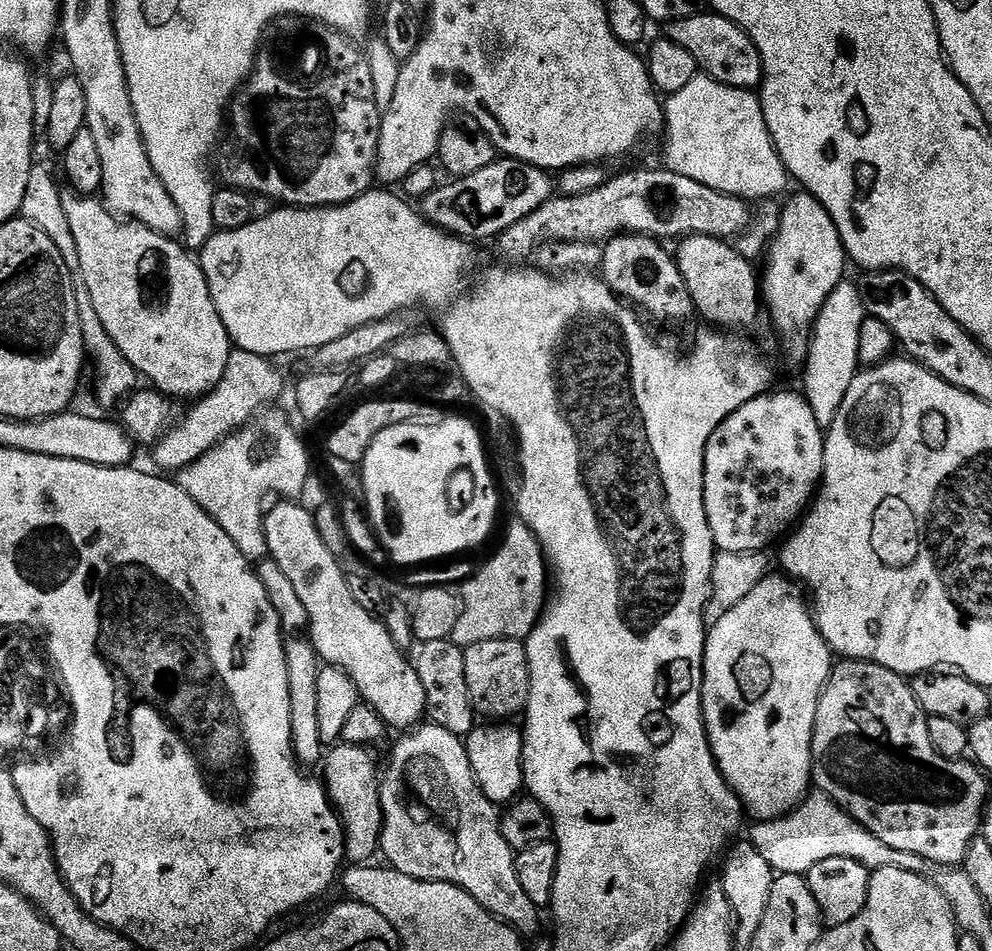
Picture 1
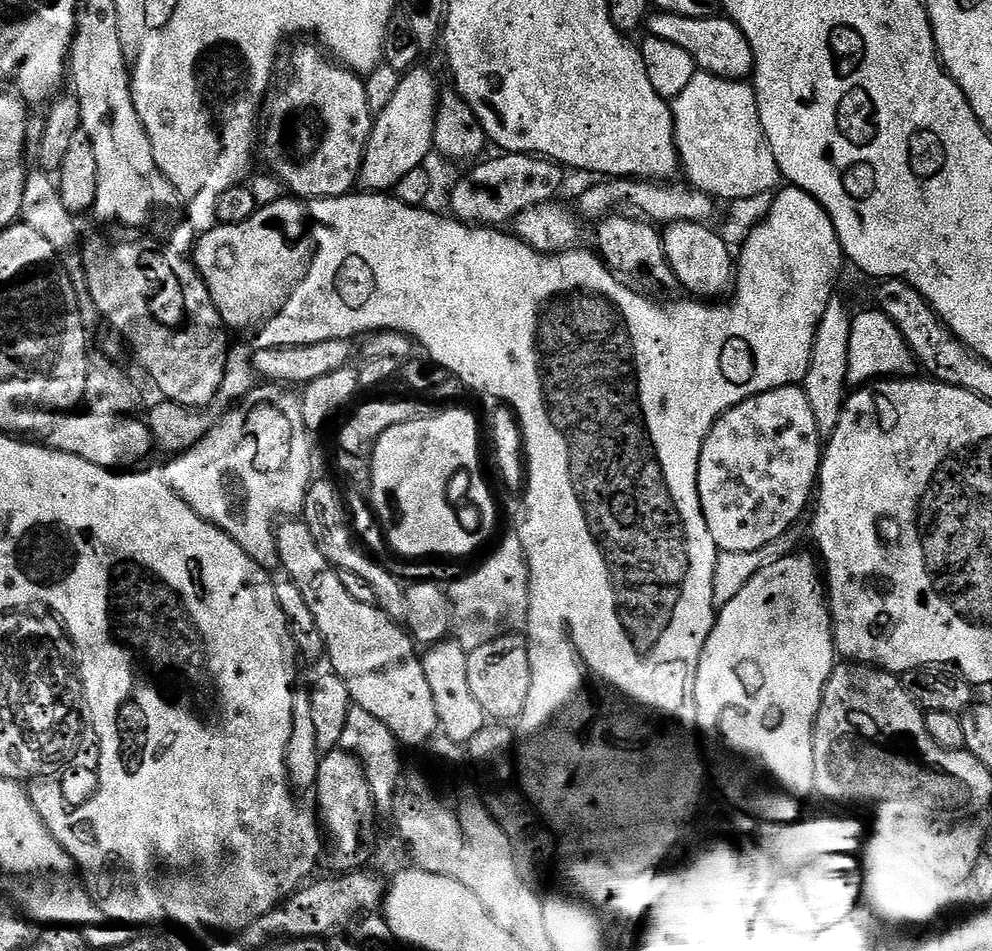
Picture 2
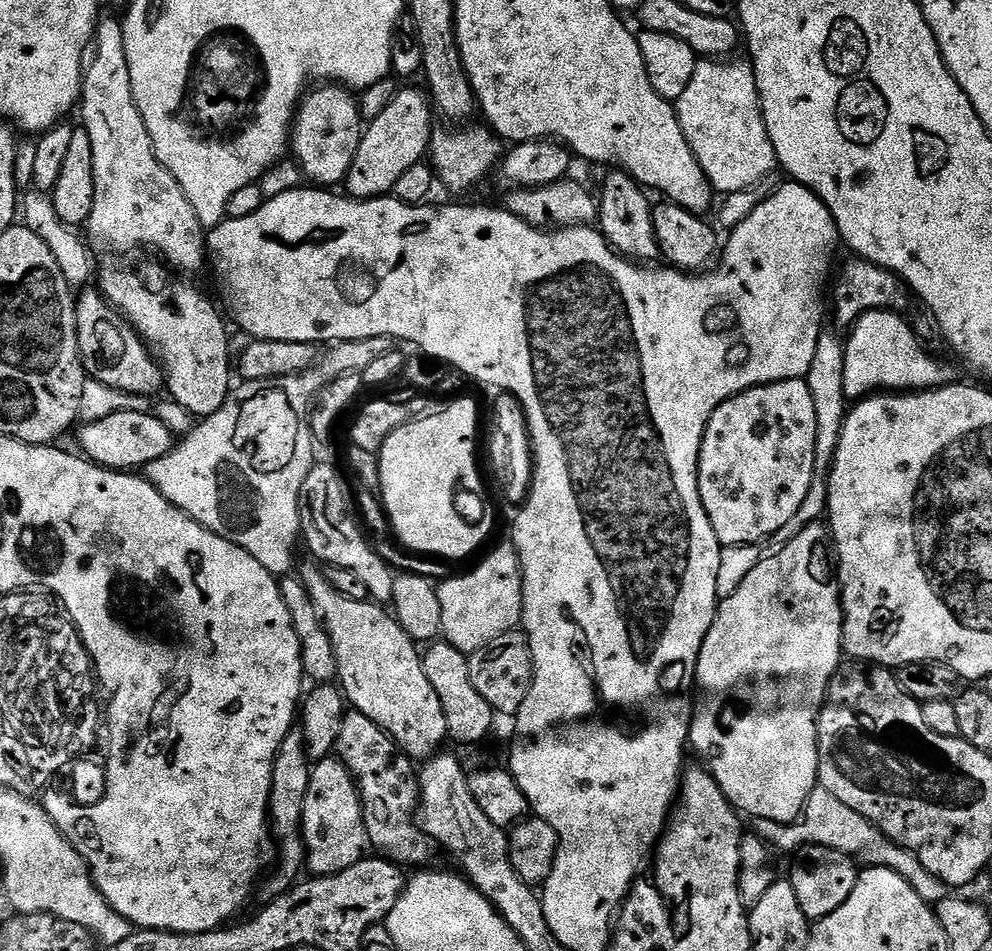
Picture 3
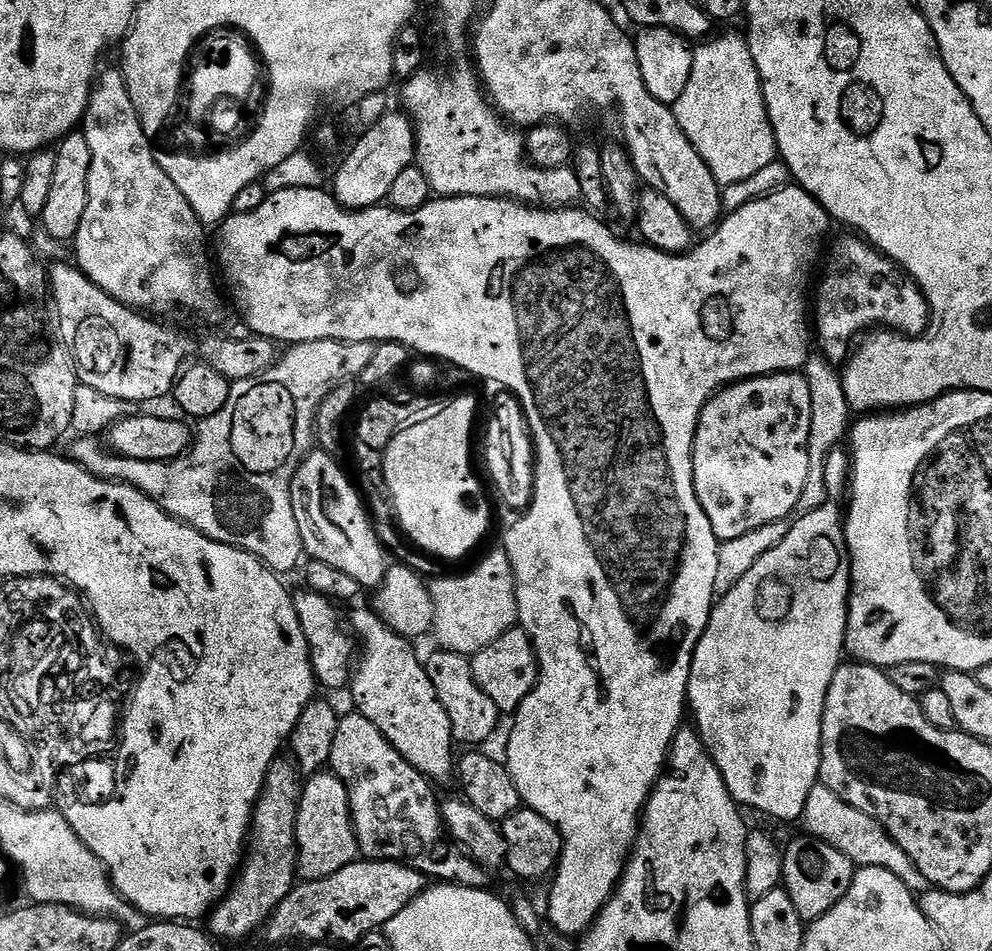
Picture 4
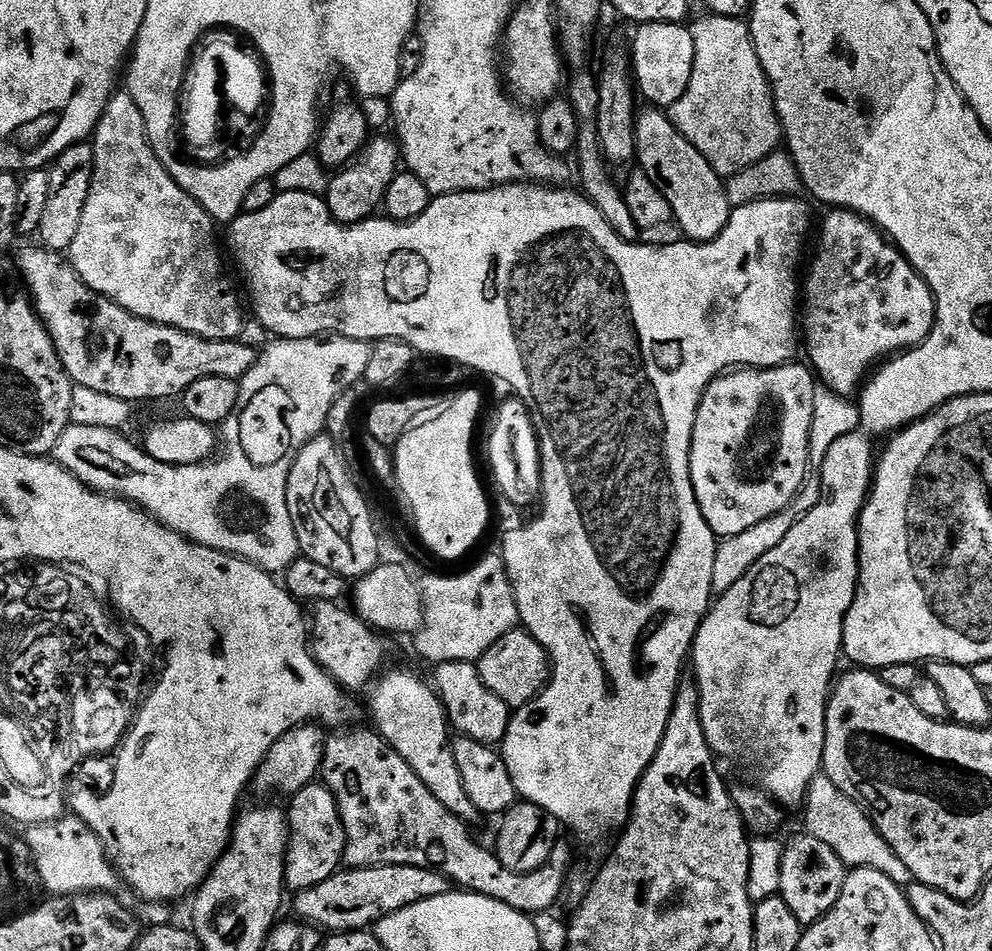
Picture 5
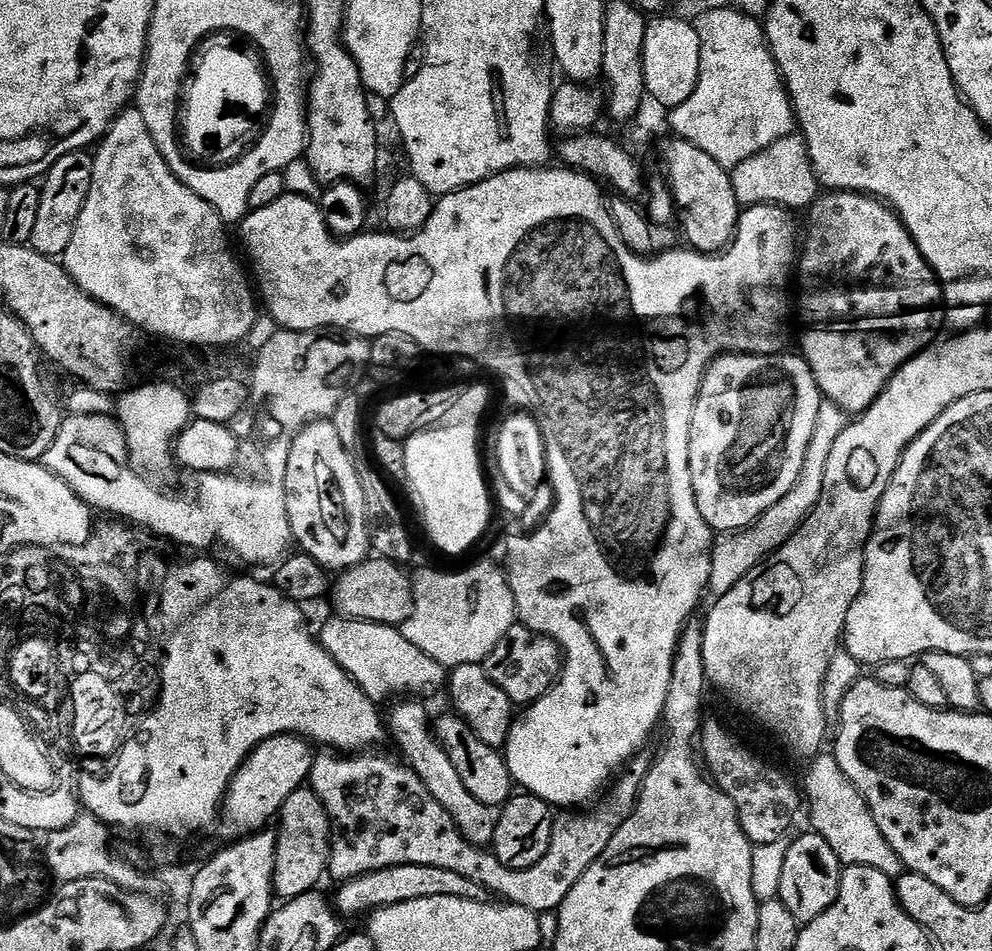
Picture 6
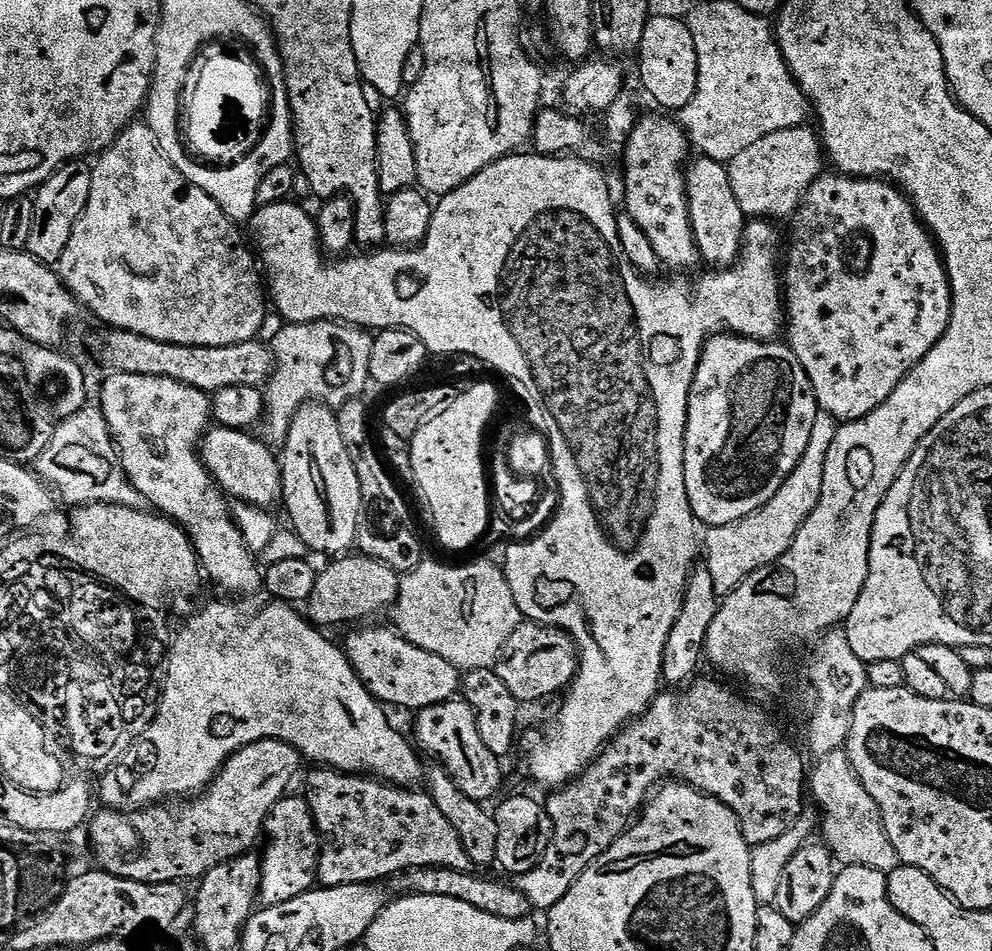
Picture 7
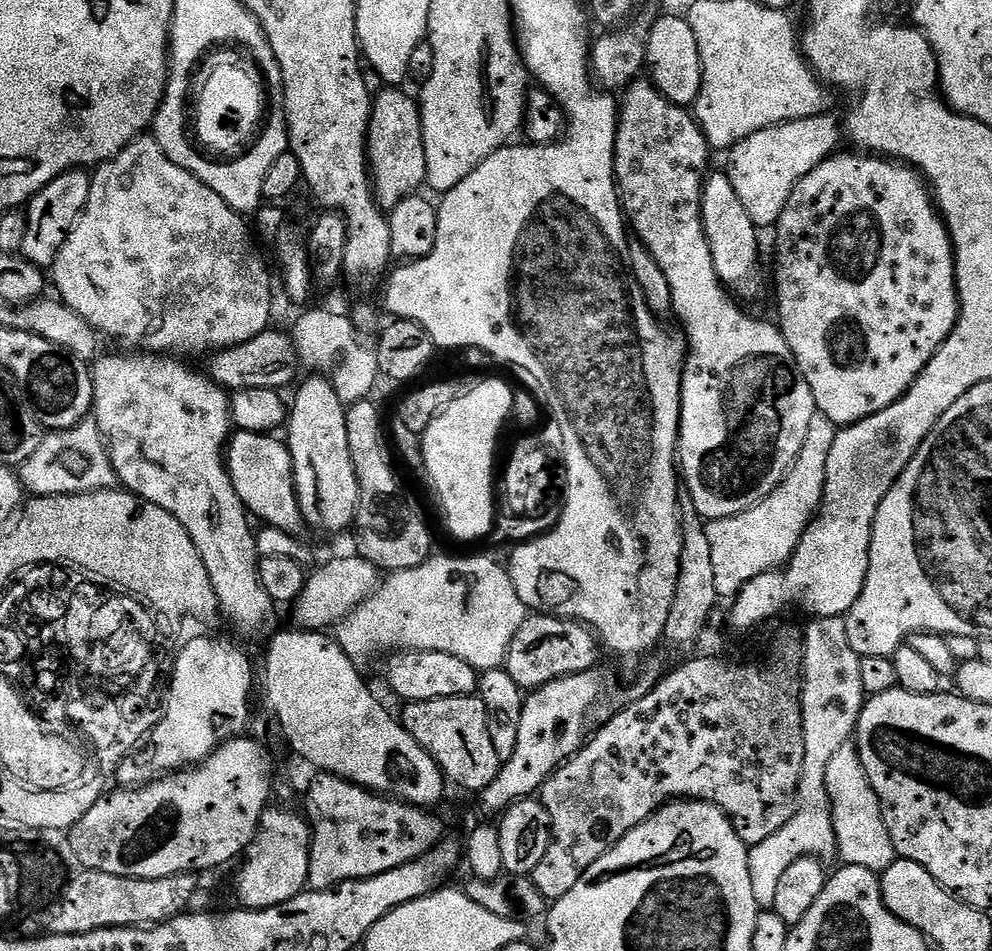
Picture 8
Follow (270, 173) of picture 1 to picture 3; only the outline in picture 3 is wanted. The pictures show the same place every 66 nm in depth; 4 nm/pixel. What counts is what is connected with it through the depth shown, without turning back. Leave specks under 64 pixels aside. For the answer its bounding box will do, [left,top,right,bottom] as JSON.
[290,86,365,186]

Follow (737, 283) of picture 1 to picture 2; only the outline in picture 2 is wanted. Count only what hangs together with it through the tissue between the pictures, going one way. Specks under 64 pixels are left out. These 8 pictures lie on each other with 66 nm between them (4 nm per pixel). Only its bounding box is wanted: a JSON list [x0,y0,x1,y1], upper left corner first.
[662,220,737,298]

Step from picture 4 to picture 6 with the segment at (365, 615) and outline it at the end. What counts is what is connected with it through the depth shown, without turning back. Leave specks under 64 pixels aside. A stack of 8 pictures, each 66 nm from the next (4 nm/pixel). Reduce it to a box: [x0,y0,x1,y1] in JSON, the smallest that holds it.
[386,698,497,848]

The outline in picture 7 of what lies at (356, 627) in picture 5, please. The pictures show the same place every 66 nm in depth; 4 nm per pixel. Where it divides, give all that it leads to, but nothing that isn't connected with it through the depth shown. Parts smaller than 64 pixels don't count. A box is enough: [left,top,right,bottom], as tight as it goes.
[342,626,462,714]

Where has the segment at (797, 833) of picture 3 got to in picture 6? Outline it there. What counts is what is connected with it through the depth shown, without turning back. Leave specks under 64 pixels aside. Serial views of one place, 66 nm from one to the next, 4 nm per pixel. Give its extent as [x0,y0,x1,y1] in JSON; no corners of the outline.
[802,754,905,878]

